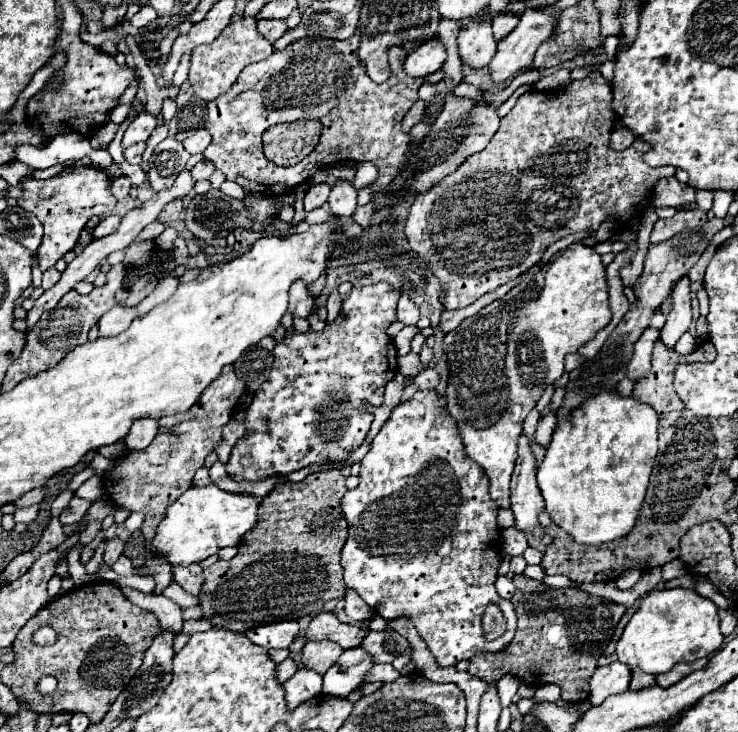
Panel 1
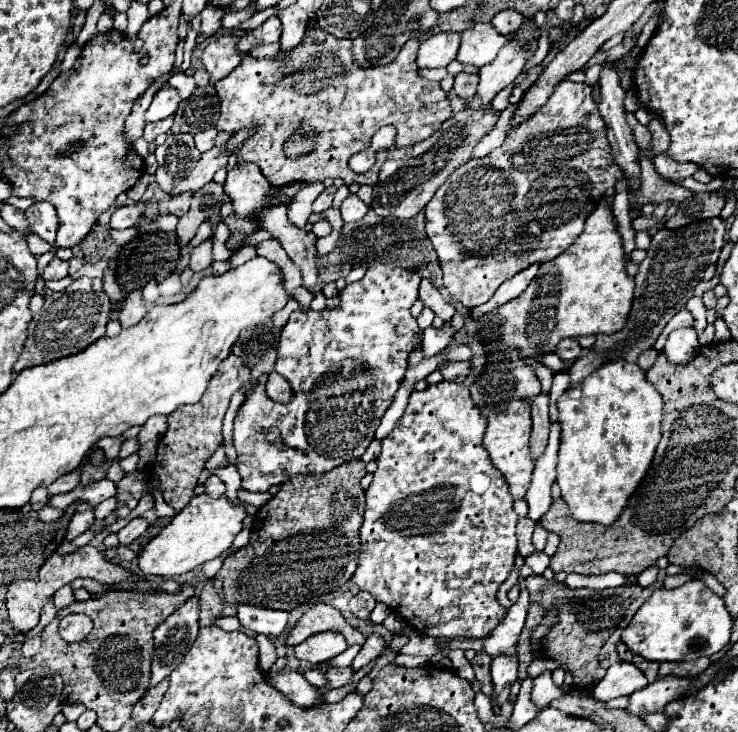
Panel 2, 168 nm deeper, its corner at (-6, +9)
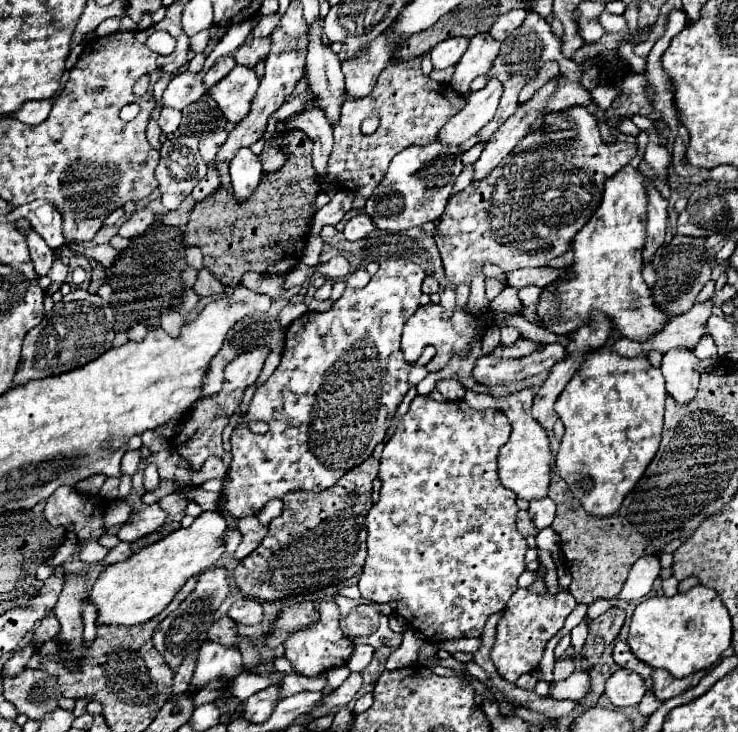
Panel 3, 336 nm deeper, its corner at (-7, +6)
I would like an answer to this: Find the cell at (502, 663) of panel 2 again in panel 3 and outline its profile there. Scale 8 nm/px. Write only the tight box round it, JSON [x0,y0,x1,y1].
[490,589,576,683]

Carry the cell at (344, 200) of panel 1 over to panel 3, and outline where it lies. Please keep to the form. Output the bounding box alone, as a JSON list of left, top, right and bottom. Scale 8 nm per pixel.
[344,213,374,241]

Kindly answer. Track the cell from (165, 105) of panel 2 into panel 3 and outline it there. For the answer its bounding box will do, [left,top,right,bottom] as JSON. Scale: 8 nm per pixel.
[162,71,206,111]

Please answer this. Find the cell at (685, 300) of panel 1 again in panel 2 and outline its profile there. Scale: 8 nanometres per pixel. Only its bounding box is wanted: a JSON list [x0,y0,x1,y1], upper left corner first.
[661,328,701,366]

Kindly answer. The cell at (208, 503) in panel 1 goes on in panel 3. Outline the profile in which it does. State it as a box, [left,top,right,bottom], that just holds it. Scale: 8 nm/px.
[90,511,226,625]

